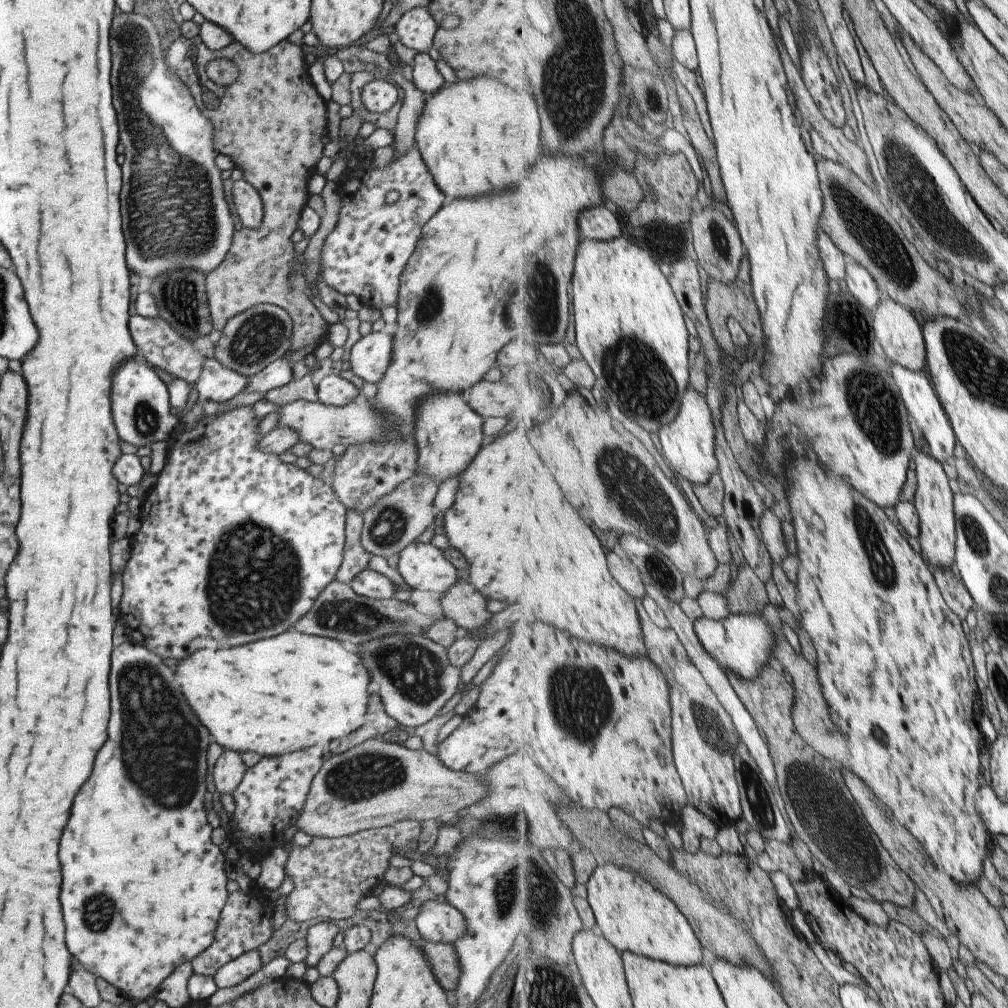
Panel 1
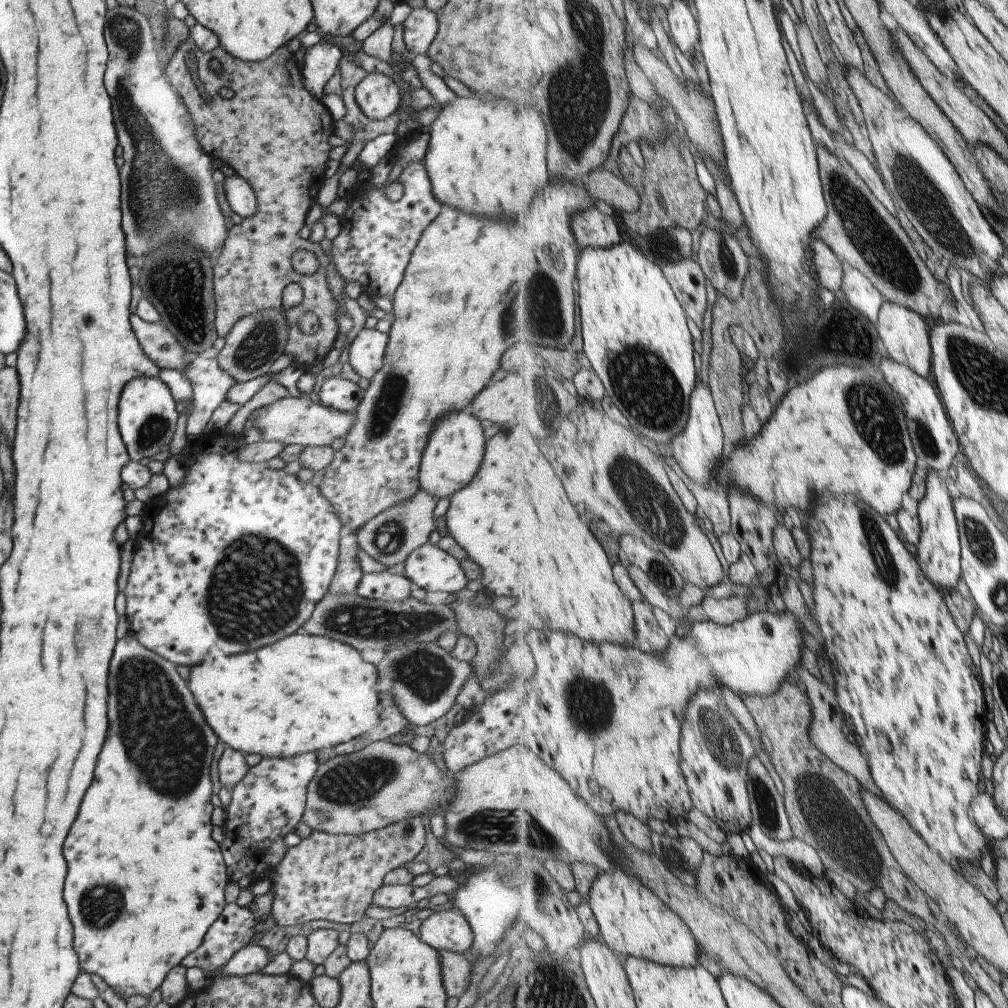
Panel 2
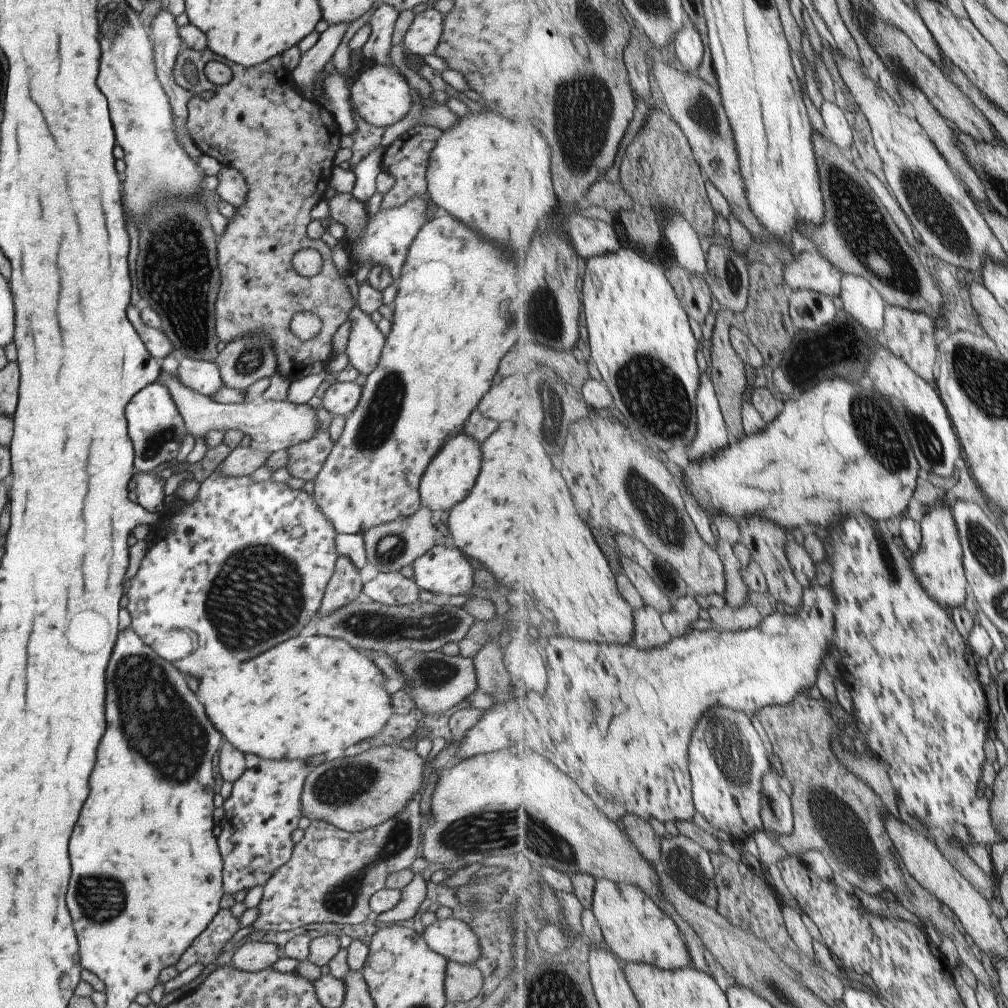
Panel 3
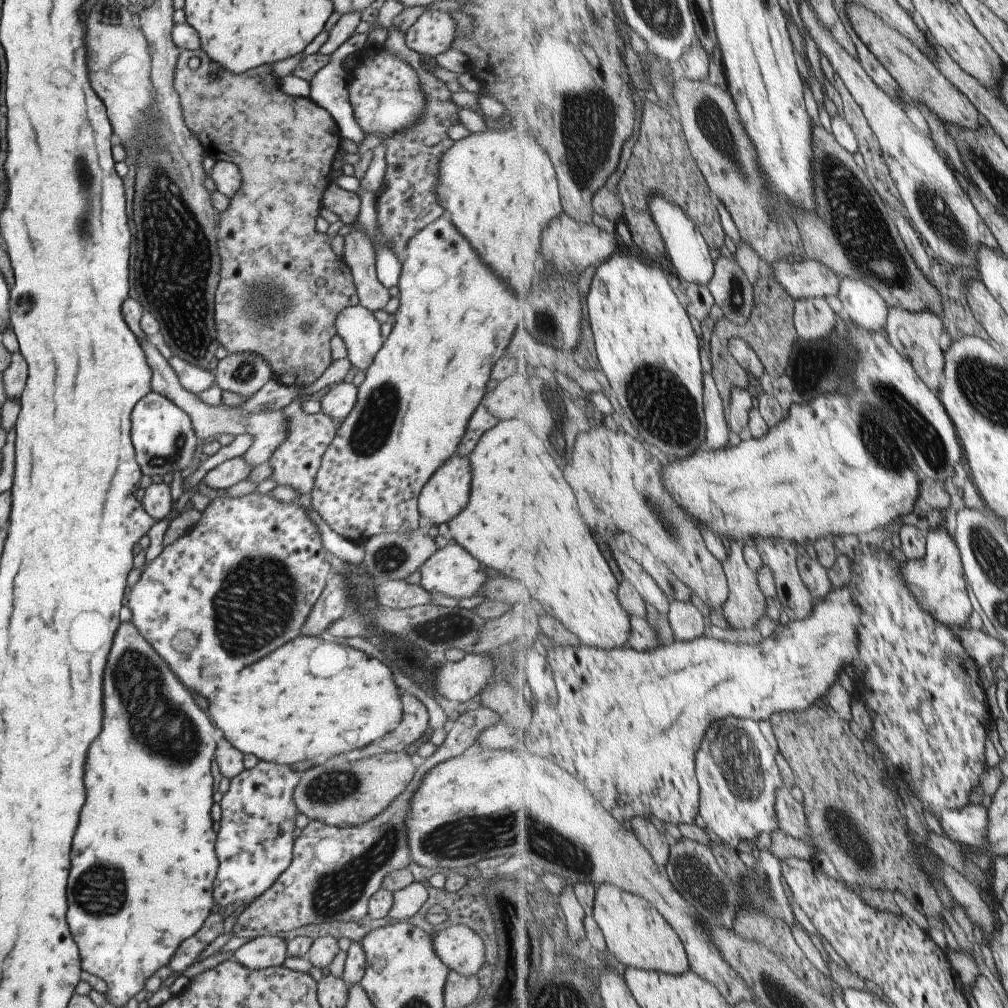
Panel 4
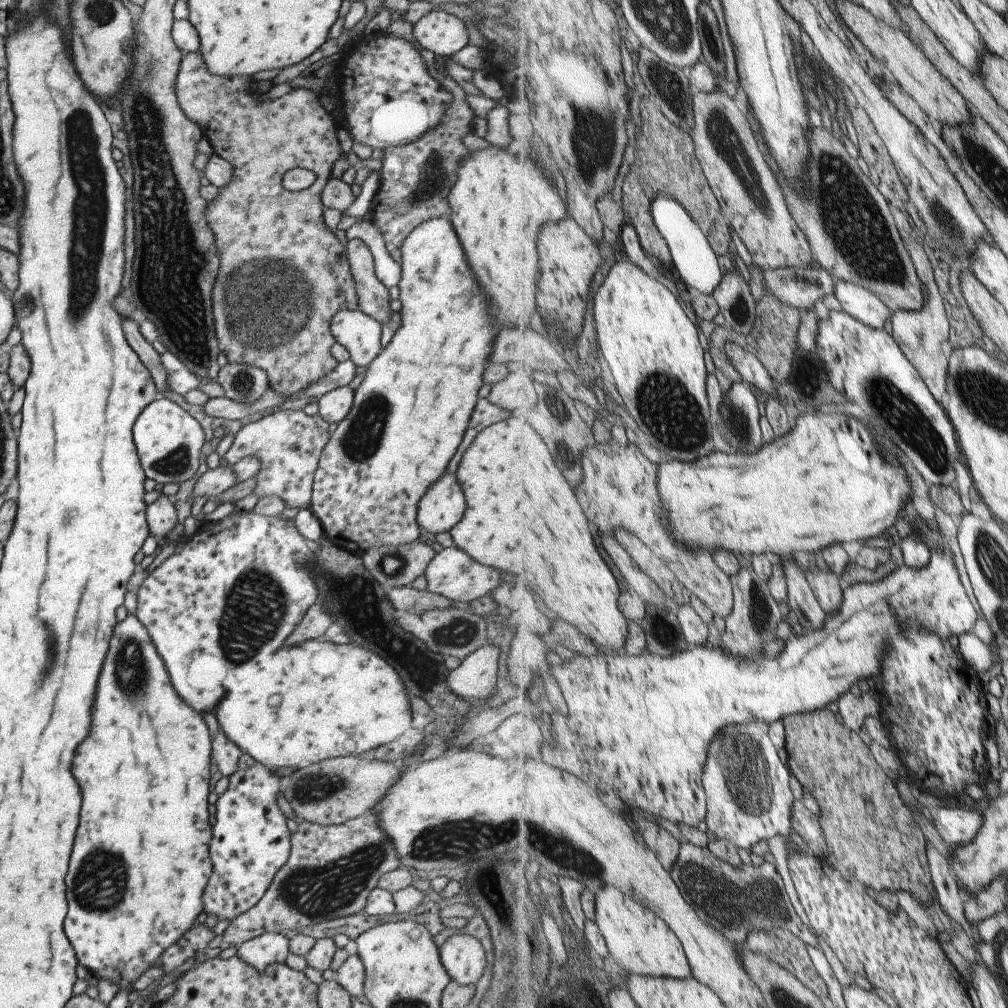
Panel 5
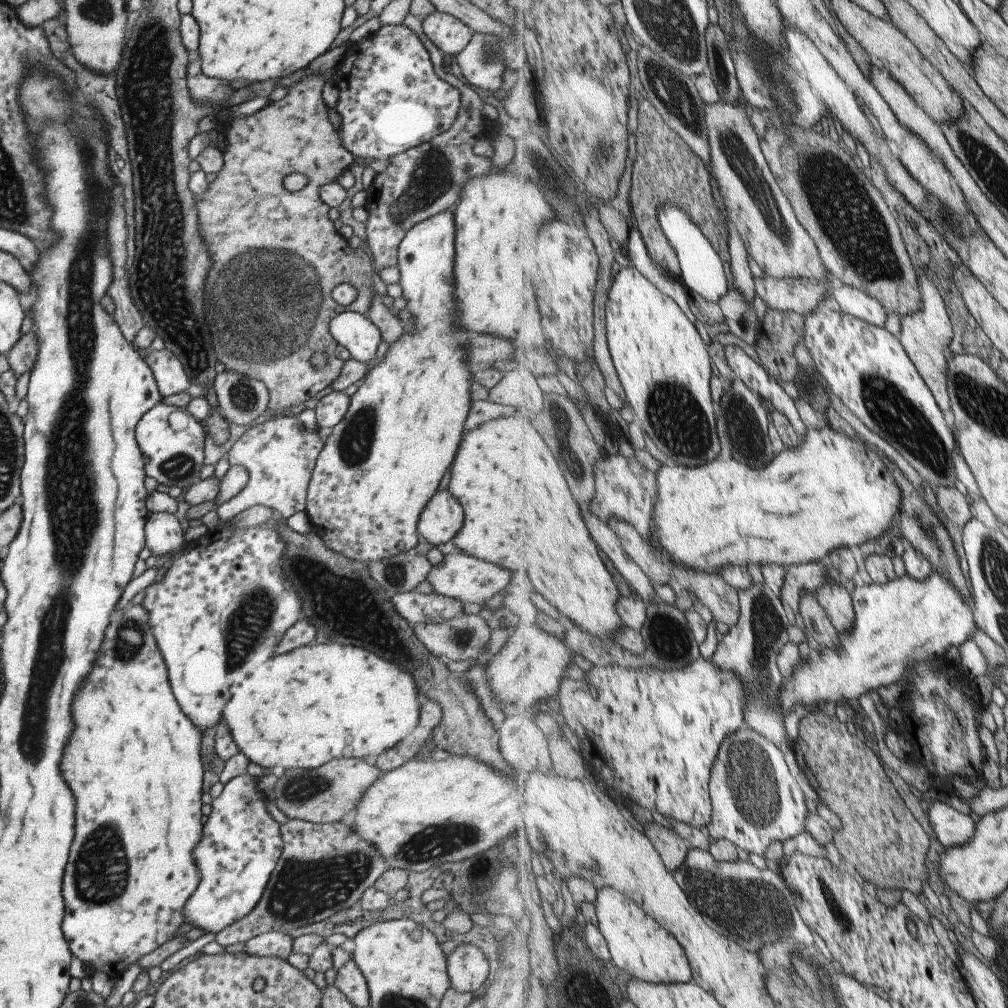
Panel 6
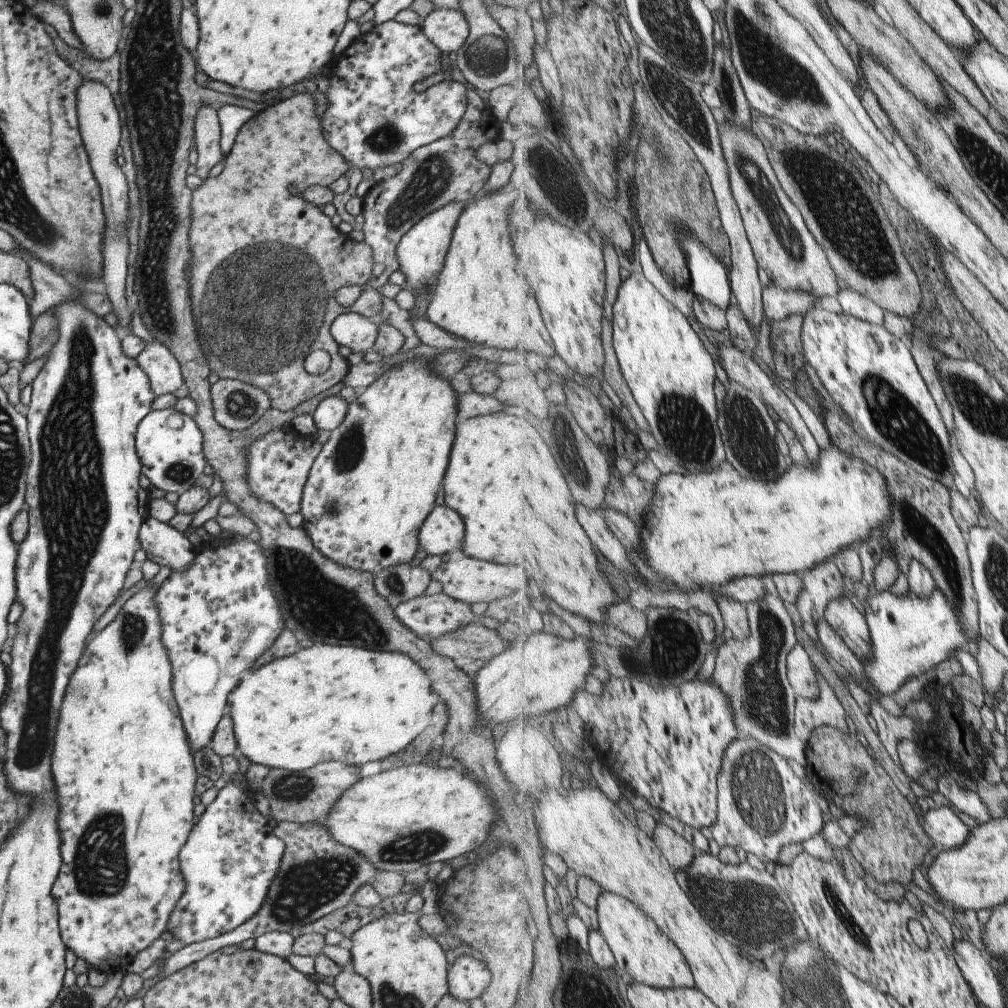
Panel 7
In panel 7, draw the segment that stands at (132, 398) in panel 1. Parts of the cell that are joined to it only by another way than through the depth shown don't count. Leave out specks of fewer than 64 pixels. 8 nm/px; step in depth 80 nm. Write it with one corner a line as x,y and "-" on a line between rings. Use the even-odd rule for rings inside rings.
171,408
149,411
137,423
134,449
140,460
140,473
149,480
151,486
166,493
176,492
180,495
185,492
203,474
205,468
200,428
197,428
190,416

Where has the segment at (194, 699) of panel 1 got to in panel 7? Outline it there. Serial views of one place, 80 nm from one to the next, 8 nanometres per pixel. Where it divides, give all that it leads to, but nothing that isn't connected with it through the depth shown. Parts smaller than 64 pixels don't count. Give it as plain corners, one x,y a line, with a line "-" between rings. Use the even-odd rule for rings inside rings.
312,644
309,648
303,647
293,654
272,660
270,663
259,667
259,670
255,670
255,672
245,674
245,678
241,678
241,682
233,690
231,704
228,707
236,747
239,748
241,754
247,758
249,763
262,764
269,769
302,771
323,761
337,761
344,765
353,765
364,769
375,760
381,762
391,755
400,754
413,738
417,738
429,726
429,710
433,706
431,704
433,700
429,700
429,695
433,698
433,692
430,690
430,678
406,654
397,651
365,650
365,648
354,645
325,646
325,644

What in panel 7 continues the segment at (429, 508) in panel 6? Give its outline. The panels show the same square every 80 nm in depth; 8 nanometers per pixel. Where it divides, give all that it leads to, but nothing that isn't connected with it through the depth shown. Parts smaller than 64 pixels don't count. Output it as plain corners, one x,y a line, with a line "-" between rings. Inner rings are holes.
433,506
418,530
418,545
425,554
439,558
442,554
461,554
461,540
461,518
445,506

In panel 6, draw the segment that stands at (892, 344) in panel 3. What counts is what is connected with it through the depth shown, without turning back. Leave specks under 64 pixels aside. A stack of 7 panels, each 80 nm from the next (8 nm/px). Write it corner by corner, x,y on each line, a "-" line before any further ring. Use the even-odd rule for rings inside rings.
919,273
919,277
920,288
923,296
925,296
925,305
911,316
902,318
901,342
920,370
921,376
932,389
940,407
945,408
945,414
949,416
951,414
951,401
949,392
947,392
948,360
945,356
945,350
948,350
948,346
953,340
953,326
951,326
951,318
949,318
949,308
931,277
922,273

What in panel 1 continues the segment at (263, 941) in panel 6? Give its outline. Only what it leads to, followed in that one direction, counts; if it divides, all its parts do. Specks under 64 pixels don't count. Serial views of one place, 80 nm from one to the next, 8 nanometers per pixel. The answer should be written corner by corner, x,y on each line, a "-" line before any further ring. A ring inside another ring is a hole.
258,949
242,952
233,960
227,961
215,974
212,976
216,987
220,990
232,987
244,981
248,976
257,972
262,967

